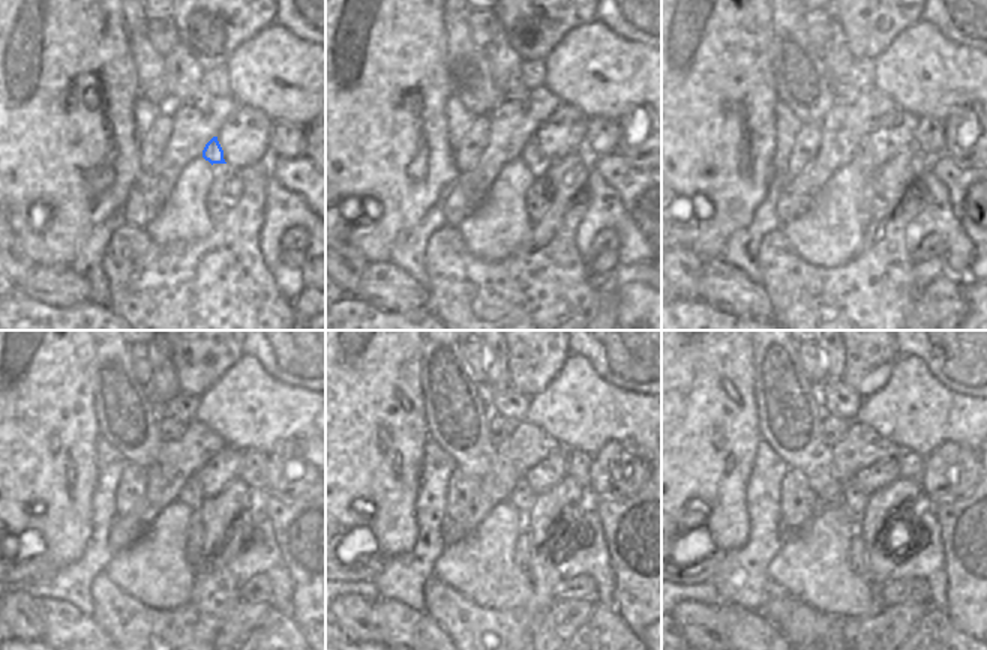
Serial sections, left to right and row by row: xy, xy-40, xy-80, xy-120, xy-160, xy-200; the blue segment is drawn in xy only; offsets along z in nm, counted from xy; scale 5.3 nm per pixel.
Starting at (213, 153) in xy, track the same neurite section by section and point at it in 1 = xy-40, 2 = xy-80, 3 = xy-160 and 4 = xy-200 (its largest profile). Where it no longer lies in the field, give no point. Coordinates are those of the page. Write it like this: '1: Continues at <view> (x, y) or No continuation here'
1: Continues at xy-40 (537, 164)
2: Continues at xy-80 (863, 158)
3: Continues at xy-160 (522, 497)
4: Continues at xy-200 (855, 500)

